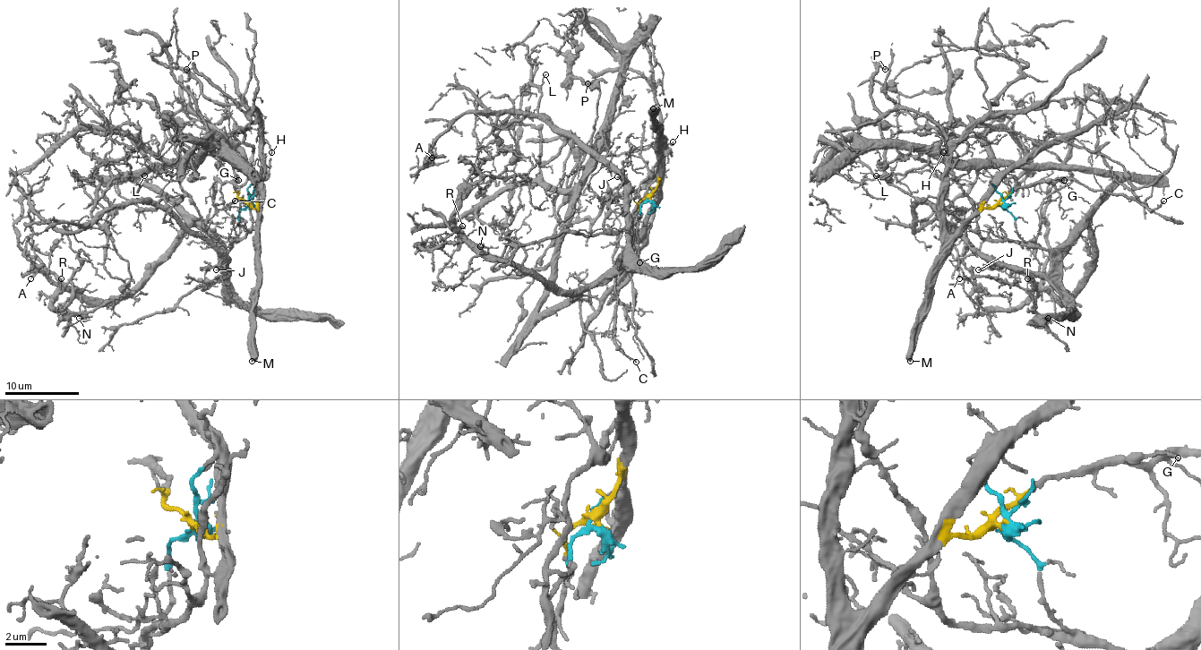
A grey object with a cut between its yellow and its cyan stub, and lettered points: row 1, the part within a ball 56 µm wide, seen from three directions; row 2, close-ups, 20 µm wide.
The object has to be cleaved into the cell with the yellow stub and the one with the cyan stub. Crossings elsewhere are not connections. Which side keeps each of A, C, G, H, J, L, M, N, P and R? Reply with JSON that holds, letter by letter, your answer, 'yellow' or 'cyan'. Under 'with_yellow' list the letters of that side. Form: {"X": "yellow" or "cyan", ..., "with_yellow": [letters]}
{"A": "cyan", "C": "yellow", "G": "yellow", "H": "yellow", "J": "cyan", "L": "cyan", "M": "yellow", "N": "cyan", "P": "yellow", "R": "cyan", "with_yellow": ["C", "G", "H", "M", "P"]}

